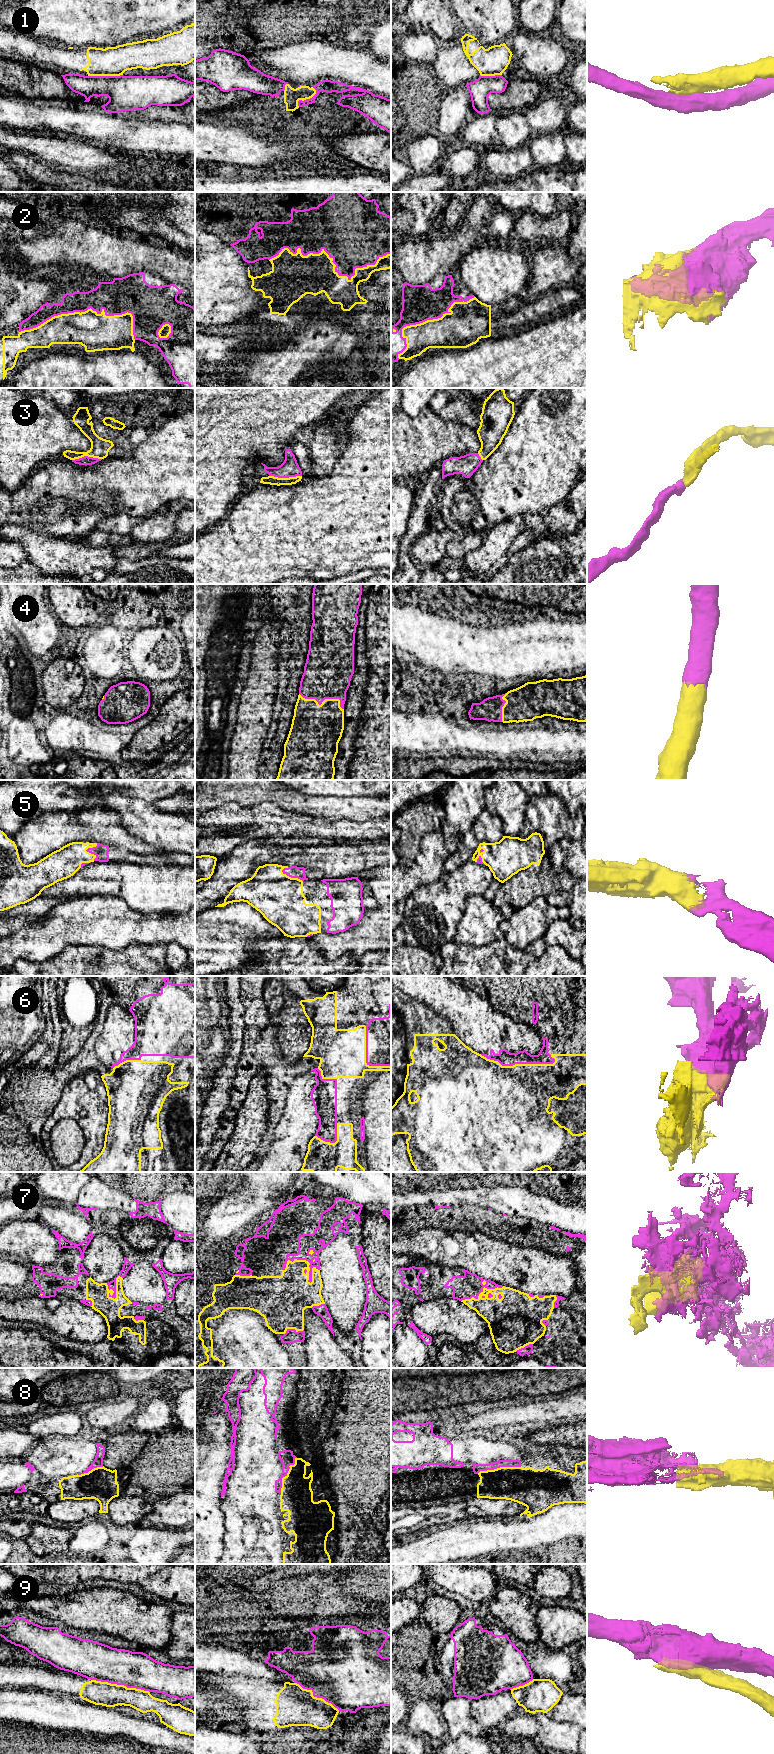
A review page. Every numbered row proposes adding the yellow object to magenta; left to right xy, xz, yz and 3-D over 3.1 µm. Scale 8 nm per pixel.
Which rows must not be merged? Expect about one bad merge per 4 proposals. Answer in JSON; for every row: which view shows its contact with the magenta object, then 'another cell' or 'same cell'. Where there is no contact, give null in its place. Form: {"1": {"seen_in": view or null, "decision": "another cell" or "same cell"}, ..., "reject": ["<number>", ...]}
{"1": {"seen_in": "xy", "decision": "another cell"}, "2": {"seen_in": "xz", "decision": "same cell"}, "3": {"seen_in": "xz", "decision": "same cell"}, "4": {"seen_in": "xz", "decision": "same cell"}, "5": {"seen_in": "xz", "decision": "same cell"}, "6": {"seen_in": "yz", "decision": "same cell"}, "7": {"seen_in": "xz", "decision": "another cell"}, "8": {"seen_in": "xz", "decision": "another cell"}, "9": {"seen_in": "xy", "decision": "another cell"}, "reject": ["1", "7", "8", "9"]}

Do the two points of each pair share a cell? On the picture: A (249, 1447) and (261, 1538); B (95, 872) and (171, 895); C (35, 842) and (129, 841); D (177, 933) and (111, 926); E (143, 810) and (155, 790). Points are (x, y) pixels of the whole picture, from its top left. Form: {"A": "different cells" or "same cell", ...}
{"A": "same cell", "B": "same cell", "C": "same cell", "D": "same cell", "E": "different cells"}

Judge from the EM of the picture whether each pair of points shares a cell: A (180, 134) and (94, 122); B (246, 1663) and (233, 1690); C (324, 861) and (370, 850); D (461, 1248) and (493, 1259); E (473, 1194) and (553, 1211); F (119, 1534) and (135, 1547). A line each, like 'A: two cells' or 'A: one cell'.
A: one cell
B: two cells
C: one cell
D: one cell
E: one cell
F: two cells

